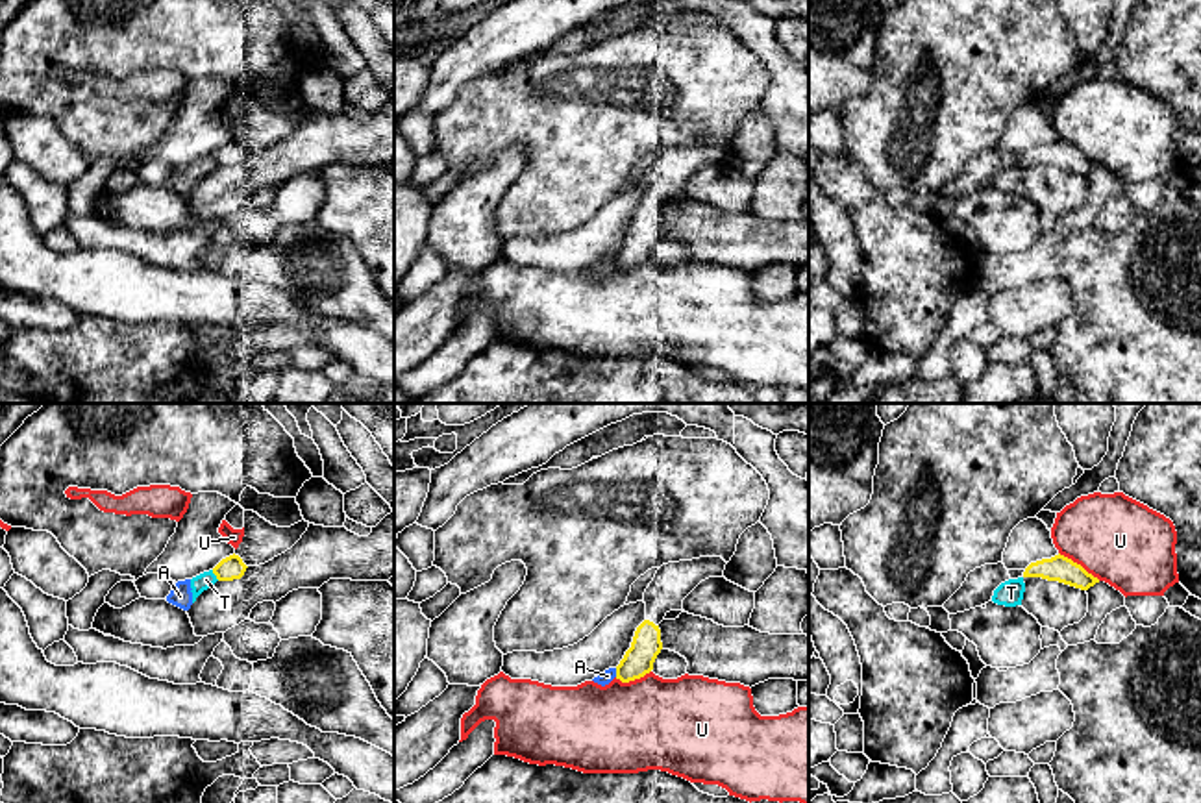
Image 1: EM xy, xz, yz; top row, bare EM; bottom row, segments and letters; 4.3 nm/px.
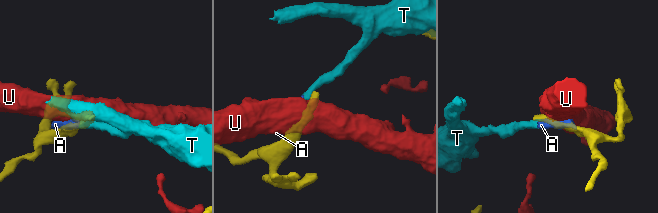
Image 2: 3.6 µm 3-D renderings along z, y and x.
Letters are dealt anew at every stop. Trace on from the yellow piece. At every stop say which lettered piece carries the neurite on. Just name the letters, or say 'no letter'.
no letter

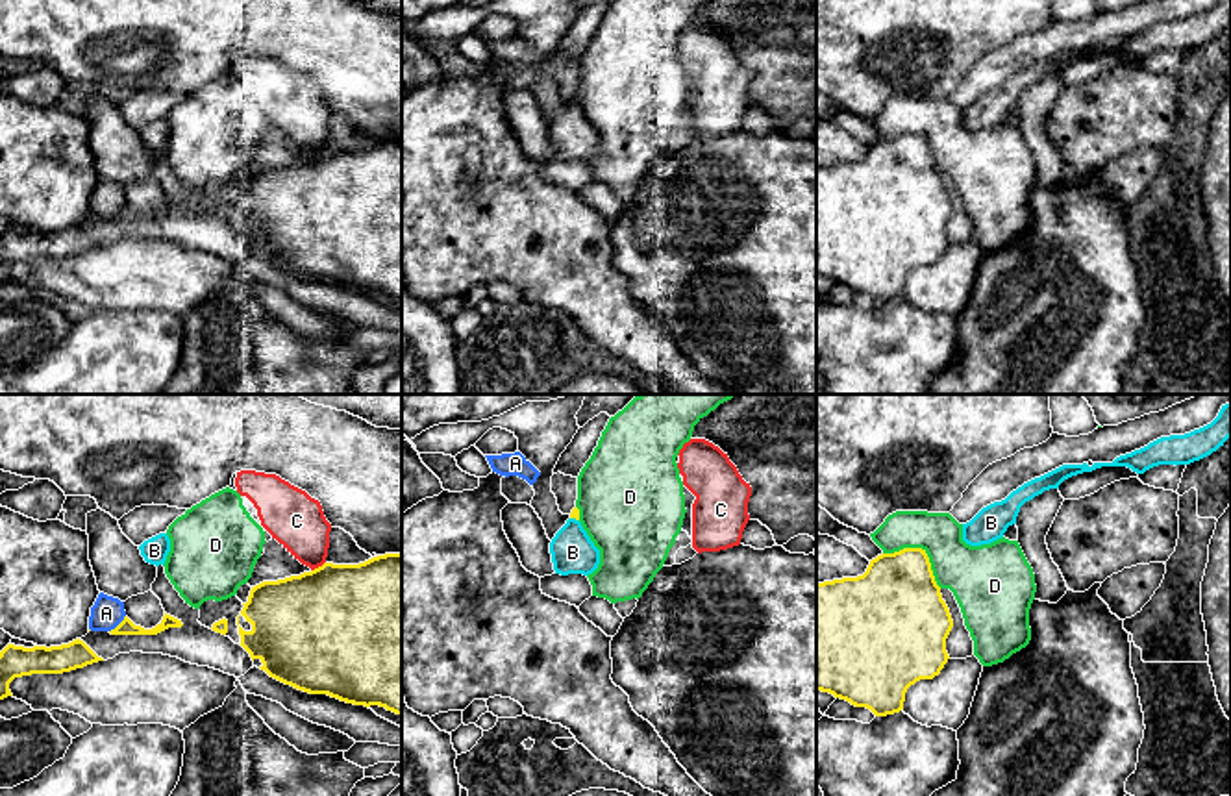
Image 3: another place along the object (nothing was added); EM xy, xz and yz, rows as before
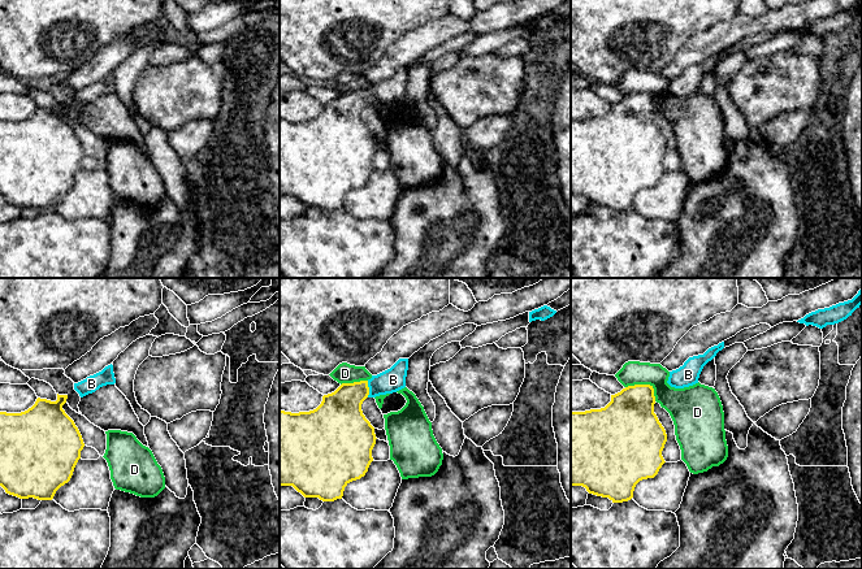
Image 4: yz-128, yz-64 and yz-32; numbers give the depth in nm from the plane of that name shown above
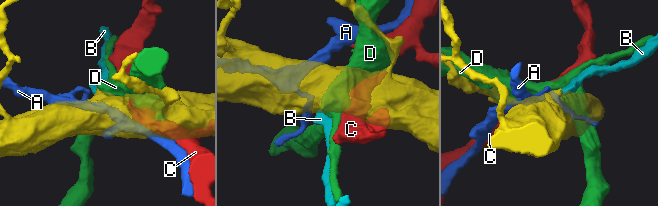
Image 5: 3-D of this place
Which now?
B

